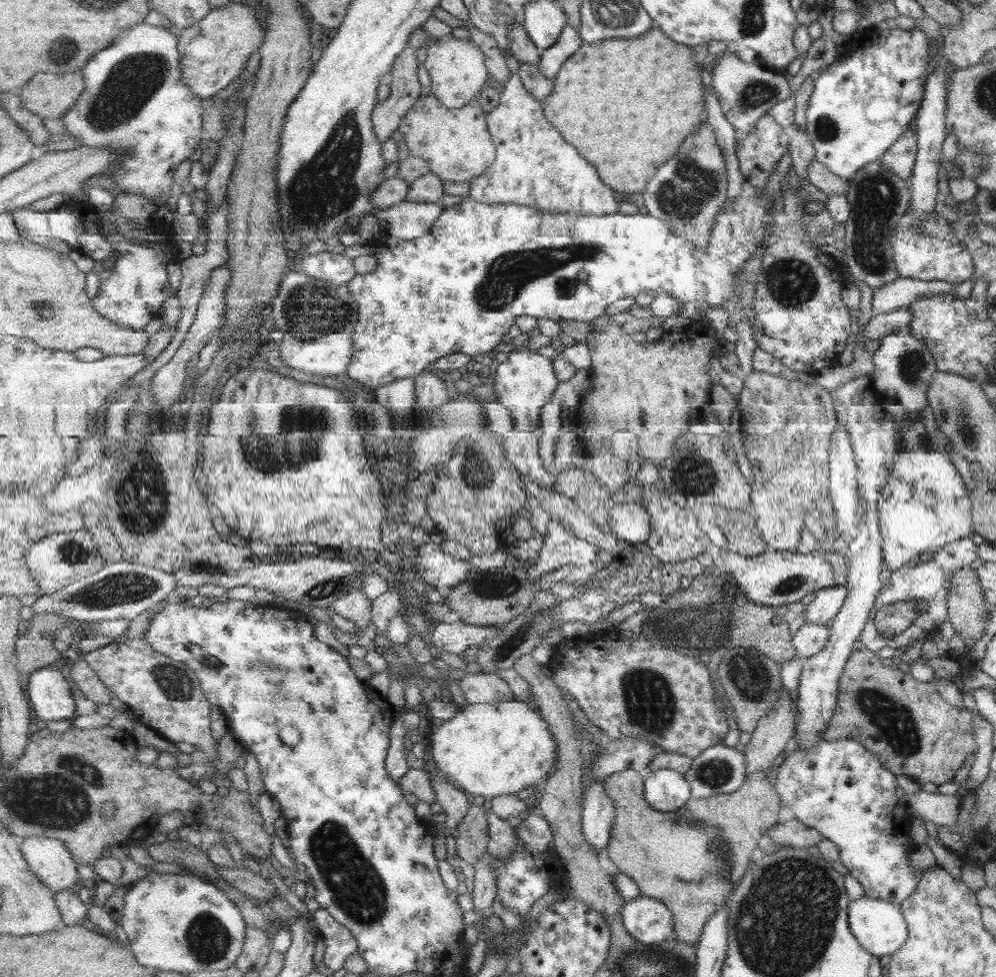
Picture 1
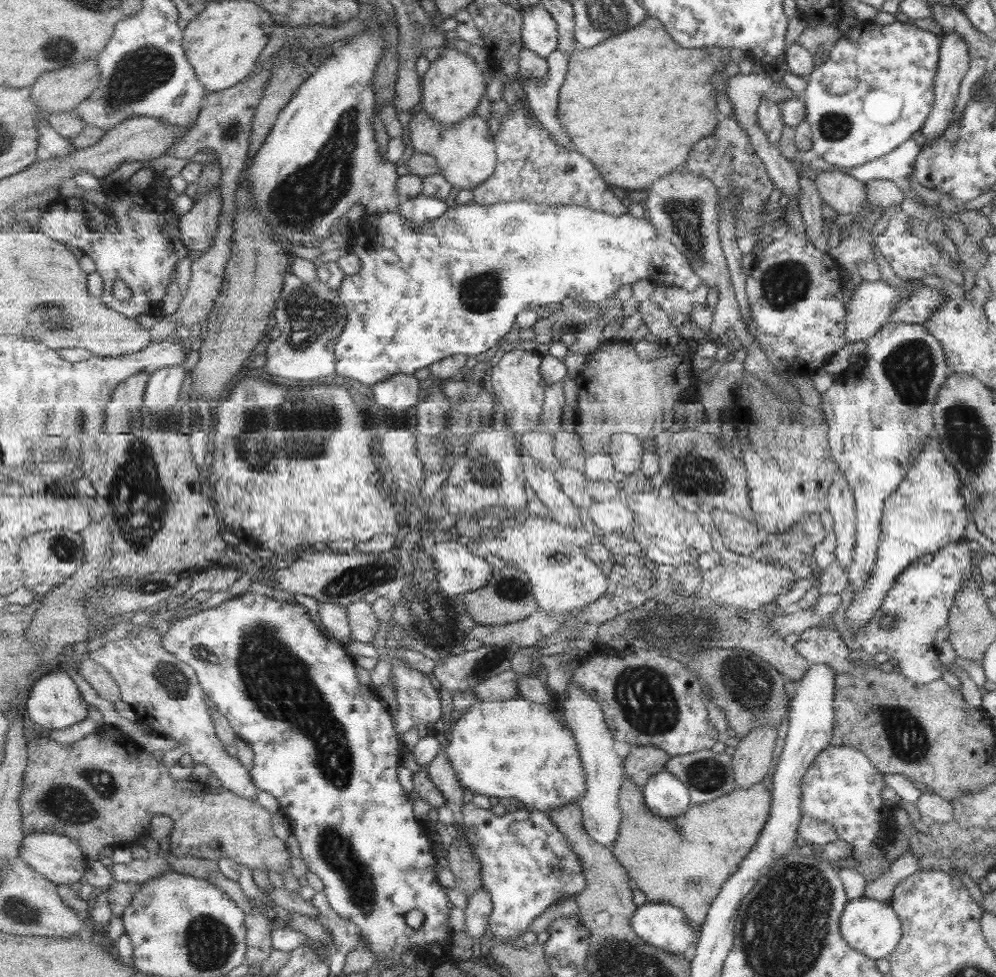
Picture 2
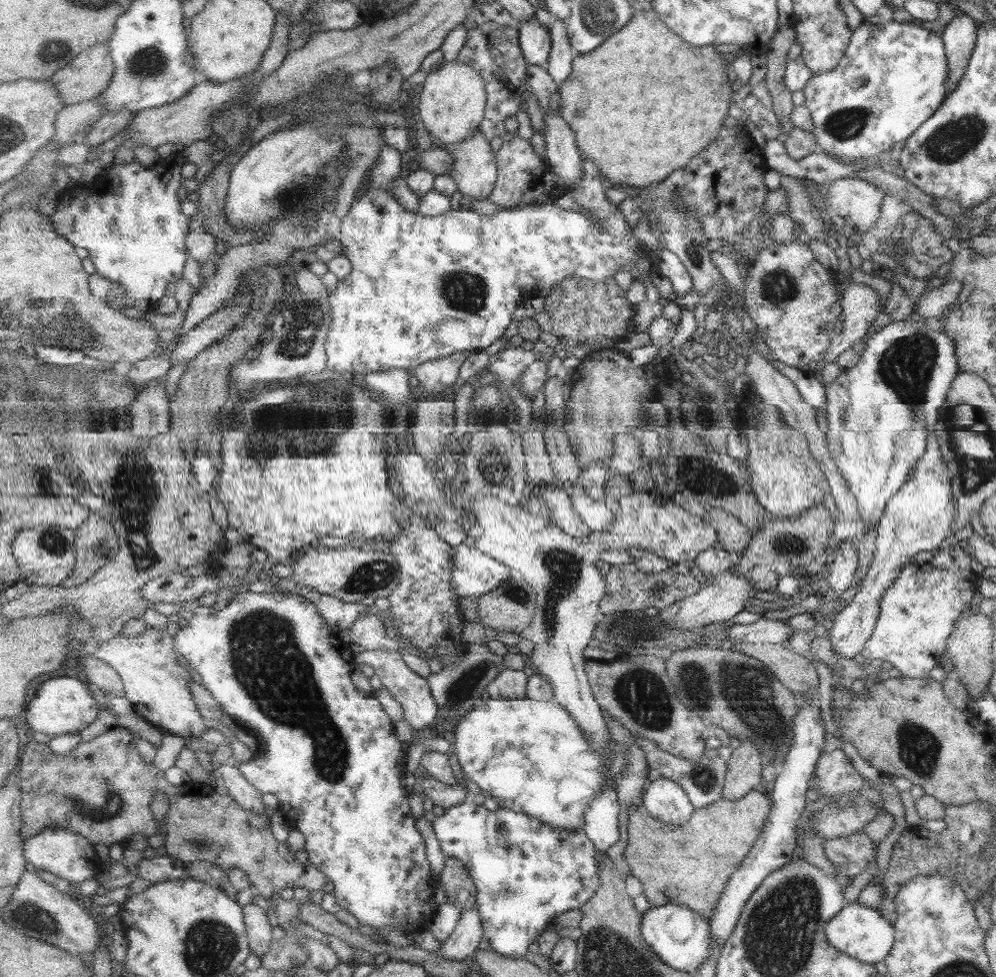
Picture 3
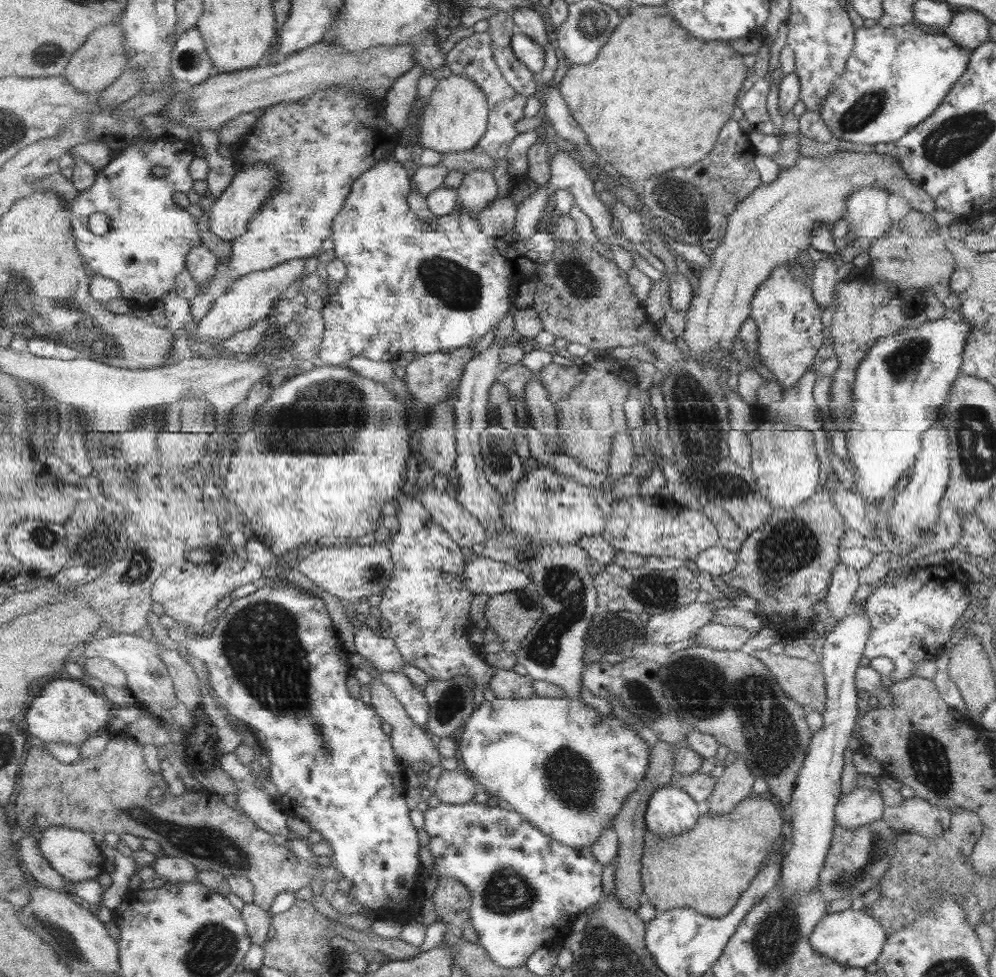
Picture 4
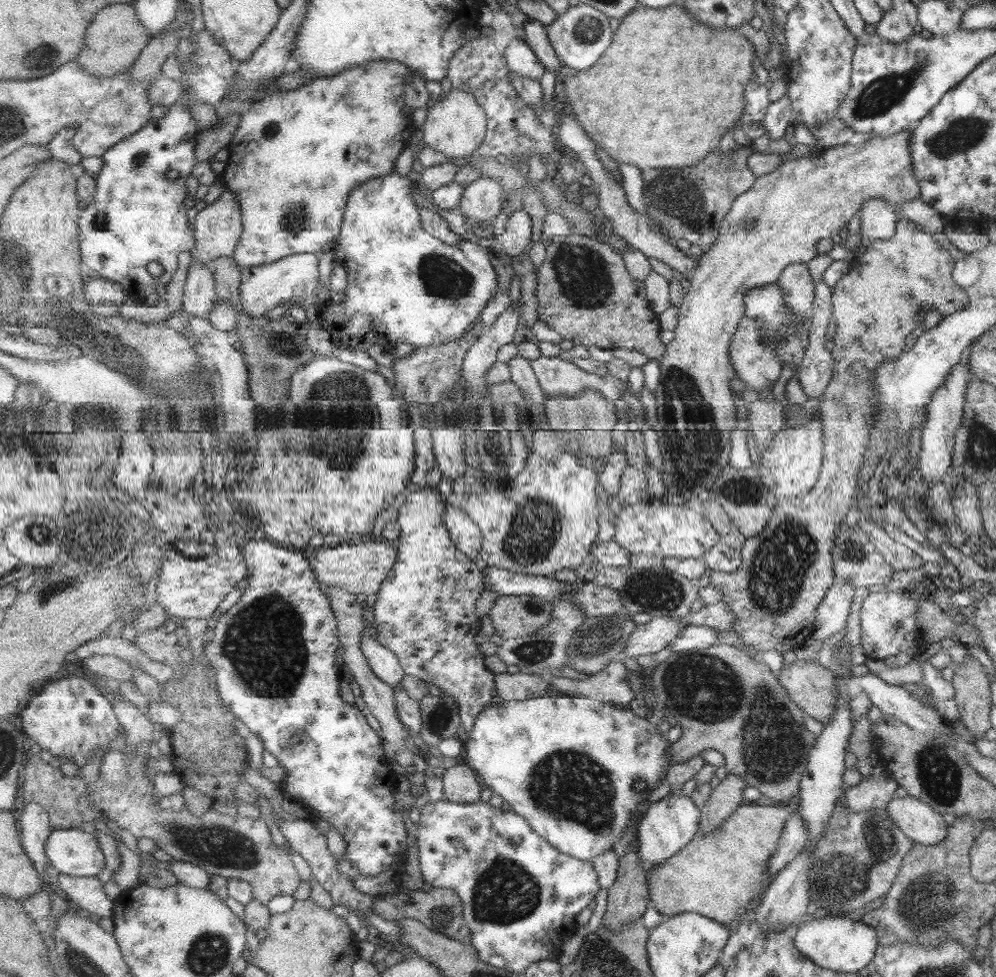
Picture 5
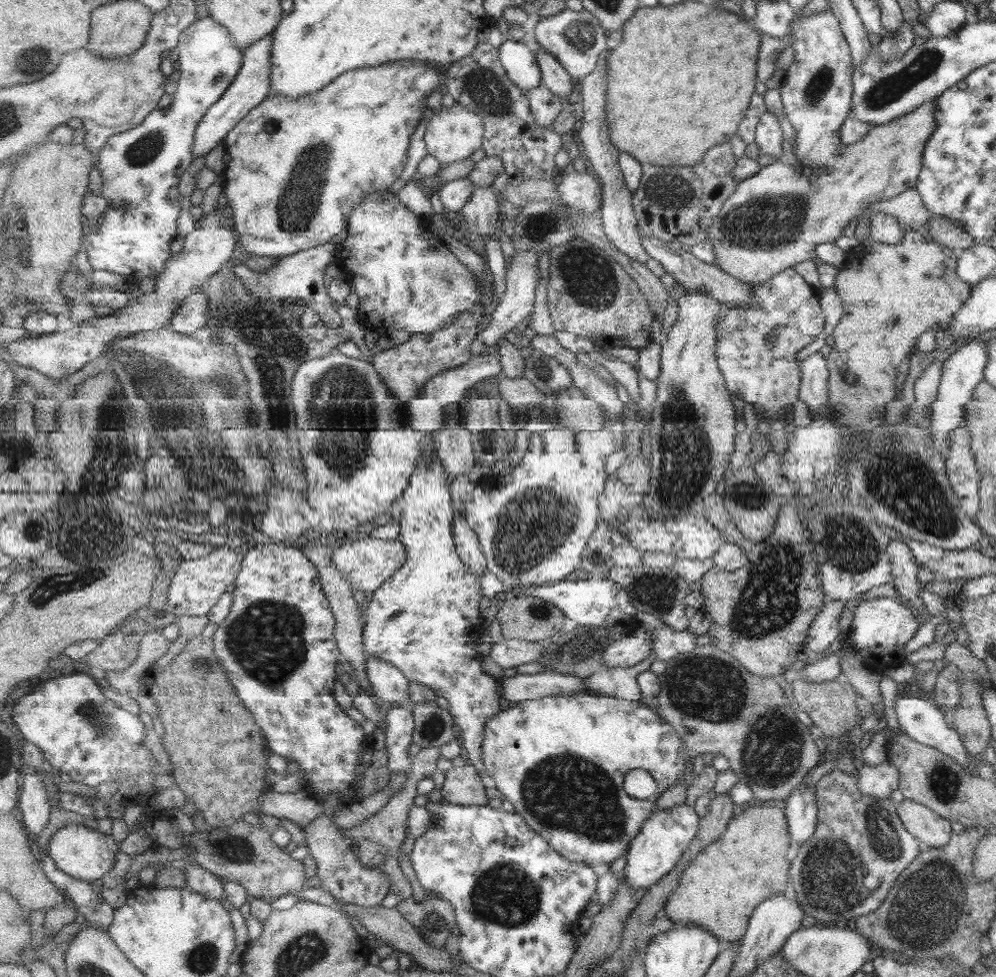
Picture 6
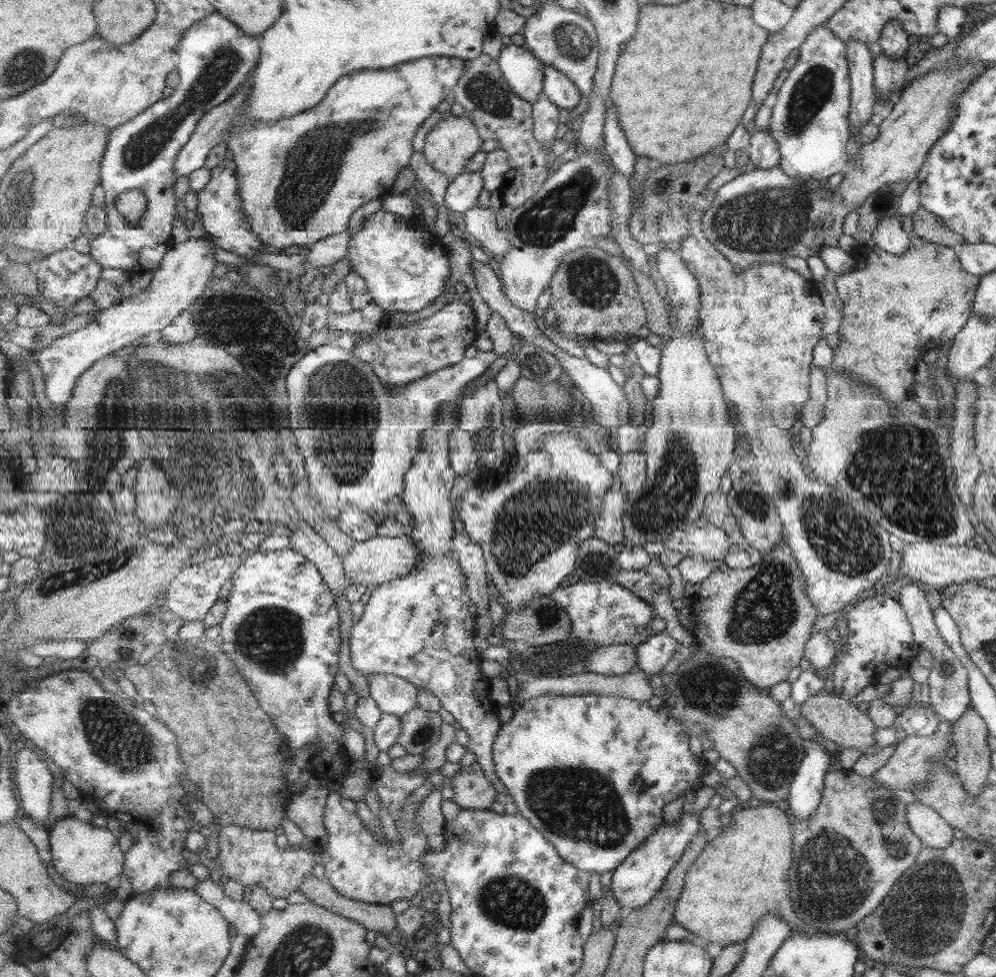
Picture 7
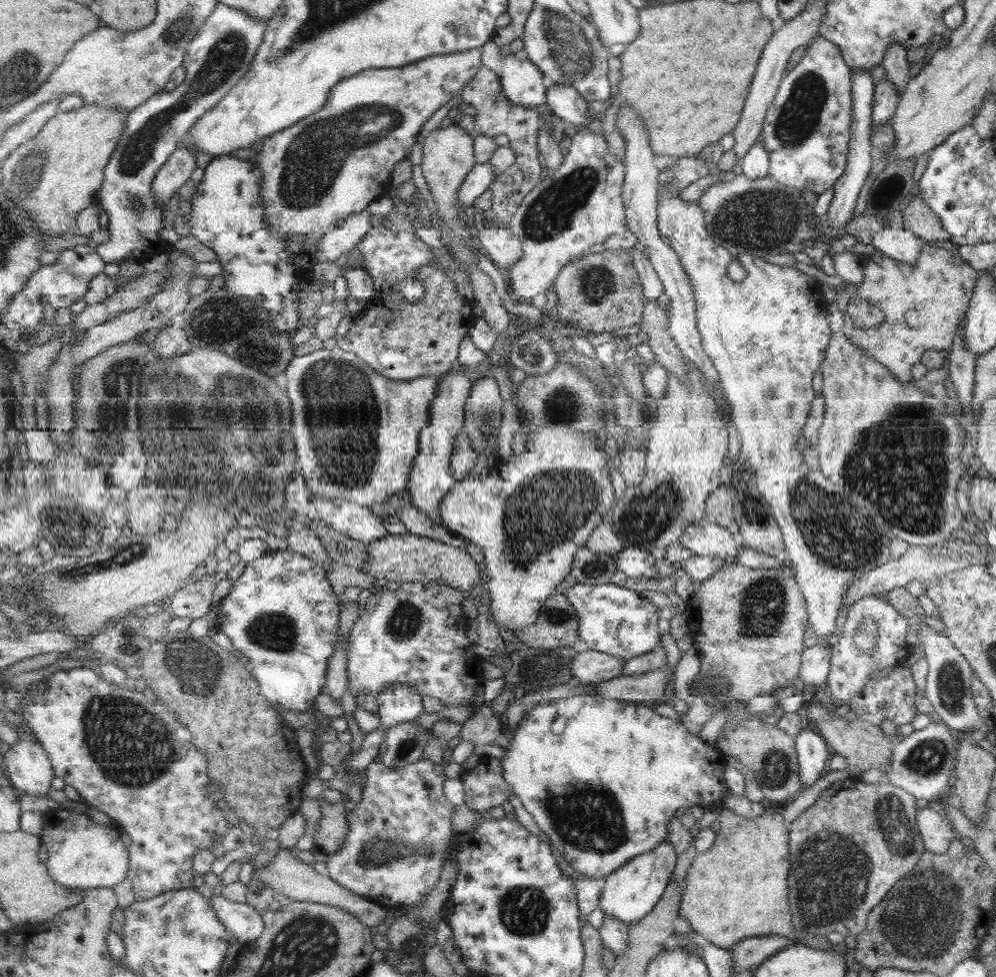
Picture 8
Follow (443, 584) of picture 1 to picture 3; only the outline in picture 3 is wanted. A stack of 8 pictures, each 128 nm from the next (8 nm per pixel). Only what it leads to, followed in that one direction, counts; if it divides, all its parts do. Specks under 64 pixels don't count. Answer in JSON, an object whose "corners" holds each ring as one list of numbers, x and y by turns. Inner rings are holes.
{"corners":[[461,544,451,547,454,570,451,586,459,597,481,597,499,589,511,579,511,568,483,554,477,547]]}

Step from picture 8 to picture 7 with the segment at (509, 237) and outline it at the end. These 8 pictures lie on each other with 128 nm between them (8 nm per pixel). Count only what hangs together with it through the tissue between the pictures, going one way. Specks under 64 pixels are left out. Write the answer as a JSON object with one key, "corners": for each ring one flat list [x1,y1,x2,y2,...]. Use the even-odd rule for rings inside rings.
{"corners":[[476,206,465,213,467,235,478,245,484,245,489,254,501,259,510,252,511,239,506,231,497,226,497,214,491,207]]}

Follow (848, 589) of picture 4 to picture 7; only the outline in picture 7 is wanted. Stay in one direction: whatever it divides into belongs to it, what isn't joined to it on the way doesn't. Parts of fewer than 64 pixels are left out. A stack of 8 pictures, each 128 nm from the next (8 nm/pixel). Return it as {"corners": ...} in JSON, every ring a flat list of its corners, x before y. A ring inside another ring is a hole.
{"corners":[[816,631,804,644,803,657,809,663,811,673,825,673,833,665,833,643,825,636,825,631]]}

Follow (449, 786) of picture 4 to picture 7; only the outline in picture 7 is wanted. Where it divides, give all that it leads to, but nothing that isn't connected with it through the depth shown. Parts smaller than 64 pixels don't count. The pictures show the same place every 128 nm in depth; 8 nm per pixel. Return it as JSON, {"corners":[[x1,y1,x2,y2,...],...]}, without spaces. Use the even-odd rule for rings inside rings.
{"corners":[[477,762,460,767,452,783,456,790,453,801,463,809,488,810,495,804,497,789]]}

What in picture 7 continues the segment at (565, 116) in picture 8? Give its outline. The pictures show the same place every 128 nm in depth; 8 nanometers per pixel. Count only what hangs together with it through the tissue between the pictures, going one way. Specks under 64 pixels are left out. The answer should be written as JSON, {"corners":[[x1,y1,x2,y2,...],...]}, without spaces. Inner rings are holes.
{"corners":[[545,64,543,66,546,72,543,96,546,96,563,112,577,107,579,102,581,102,581,98,584,97,579,92,577,84,573,83,573,80,569,79,561,71,555,69,555,67]]}

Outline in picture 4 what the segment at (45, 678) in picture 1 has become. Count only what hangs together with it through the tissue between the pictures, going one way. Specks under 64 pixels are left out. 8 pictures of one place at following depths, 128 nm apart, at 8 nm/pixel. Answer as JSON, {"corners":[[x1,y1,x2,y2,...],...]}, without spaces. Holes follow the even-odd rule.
{"corners":[[55,680,47,683,42,692,35,697,35,702,23,712,31,735,41,739,46,744,78,744,97,736,102,730,107,730,109,722,109,701,99,692,95,683,81,684,79,680]]}

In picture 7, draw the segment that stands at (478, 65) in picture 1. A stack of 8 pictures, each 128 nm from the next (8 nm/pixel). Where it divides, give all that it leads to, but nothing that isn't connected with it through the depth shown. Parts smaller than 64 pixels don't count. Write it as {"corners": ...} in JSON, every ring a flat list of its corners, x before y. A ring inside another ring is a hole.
{"corners":[[465,114,461,117,449,115,435,124,427,135,425,156,435,170,451,176,451,181,466,172,467,163,481,150,484,139,479,134,477,125]]}

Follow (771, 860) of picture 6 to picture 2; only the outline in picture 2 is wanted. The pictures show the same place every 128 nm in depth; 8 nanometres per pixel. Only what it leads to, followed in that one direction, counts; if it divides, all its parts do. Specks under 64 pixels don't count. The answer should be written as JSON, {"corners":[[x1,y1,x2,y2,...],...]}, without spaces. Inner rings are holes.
{"corners":[[625,777,619,802,624,817,620,825,618,839,615,840,613,854,626,867,634,886,638,886,647,895,649,901,671,903,673,906,682,908,692,926,699,932,700,926,706,920,707,909,710,908,719,889,730,874,737,872,746,854,755,848,762,826,766,824,771,803,770,792,761,782,751,785,749,788,735,788,731,792,709,802,703,802,701,805,692,805,683,816,663,818,655,815,647,807,645,795,638,784],[707,860,717,866,713,866,713,870,707,870,709,868],[715,868,719,868,719,870,715,870]]}

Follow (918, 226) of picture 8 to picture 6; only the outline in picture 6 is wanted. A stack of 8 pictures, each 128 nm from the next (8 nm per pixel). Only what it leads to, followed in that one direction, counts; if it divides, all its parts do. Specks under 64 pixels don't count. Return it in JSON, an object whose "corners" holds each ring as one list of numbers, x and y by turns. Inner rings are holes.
{"corners":[[931,215,928,220,928,238,953,250,969,248,977,242,955,221]]}

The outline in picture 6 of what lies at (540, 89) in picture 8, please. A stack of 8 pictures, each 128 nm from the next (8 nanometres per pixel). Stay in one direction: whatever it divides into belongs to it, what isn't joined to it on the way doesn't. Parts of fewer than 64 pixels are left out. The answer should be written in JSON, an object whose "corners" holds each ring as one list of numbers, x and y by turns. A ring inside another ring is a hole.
{"corners":[[514,39,500,45,500,58,509,79,525,94,542,85,542,71,537,55,529,46]]}

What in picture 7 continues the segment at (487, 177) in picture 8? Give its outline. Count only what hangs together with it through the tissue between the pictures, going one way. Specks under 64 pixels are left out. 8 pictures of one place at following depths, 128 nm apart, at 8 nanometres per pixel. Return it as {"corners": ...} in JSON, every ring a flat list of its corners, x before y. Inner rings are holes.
{"corners":[[480,171,460,174,449,186,444,211,466,213,478,206,479,196,485,187]]}

